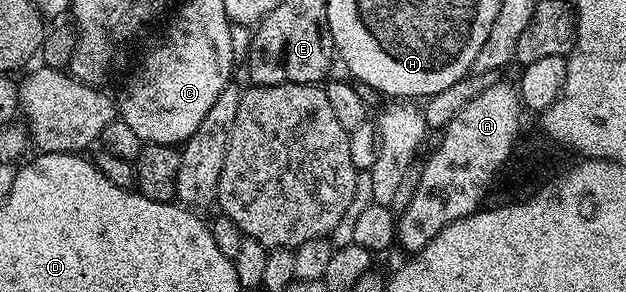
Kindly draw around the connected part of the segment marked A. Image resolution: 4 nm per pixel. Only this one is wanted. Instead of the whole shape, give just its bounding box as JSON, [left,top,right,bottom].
[397,79,524,254]

